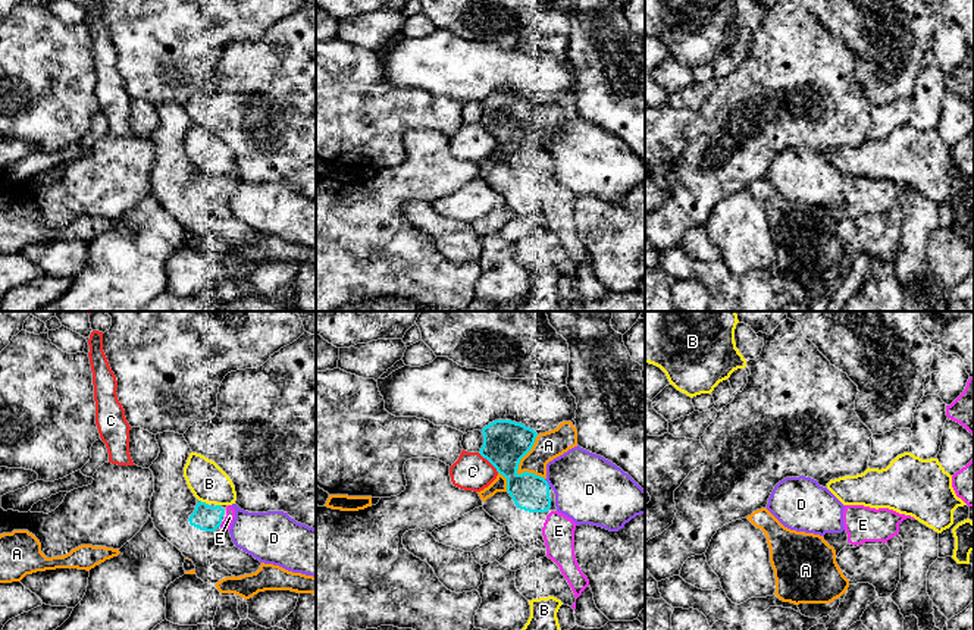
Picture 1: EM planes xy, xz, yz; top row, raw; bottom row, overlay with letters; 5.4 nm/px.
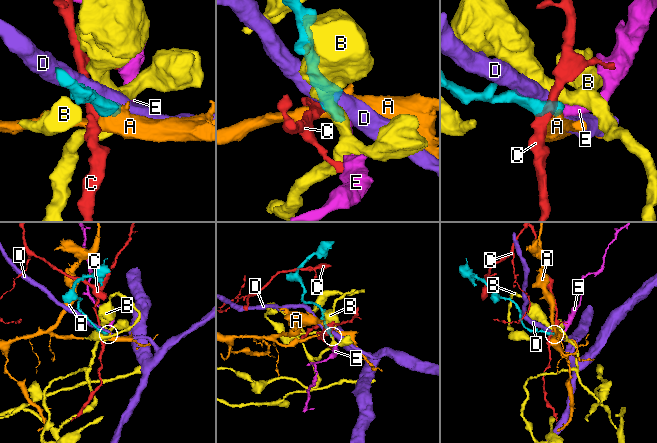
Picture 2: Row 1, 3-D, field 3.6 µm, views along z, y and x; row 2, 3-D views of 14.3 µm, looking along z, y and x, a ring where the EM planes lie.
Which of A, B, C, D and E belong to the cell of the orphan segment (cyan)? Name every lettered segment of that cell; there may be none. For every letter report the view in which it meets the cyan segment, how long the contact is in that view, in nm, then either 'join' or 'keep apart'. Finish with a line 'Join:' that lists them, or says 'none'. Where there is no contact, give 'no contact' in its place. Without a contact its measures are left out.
A: xz | 260 nm | keep apart
B: xy | 50 nm | keep apart
C: xz | 160 nm | keep apart
D: xz | 60 nm | keep apart
E: xy | 40 nm | join
Join: E

